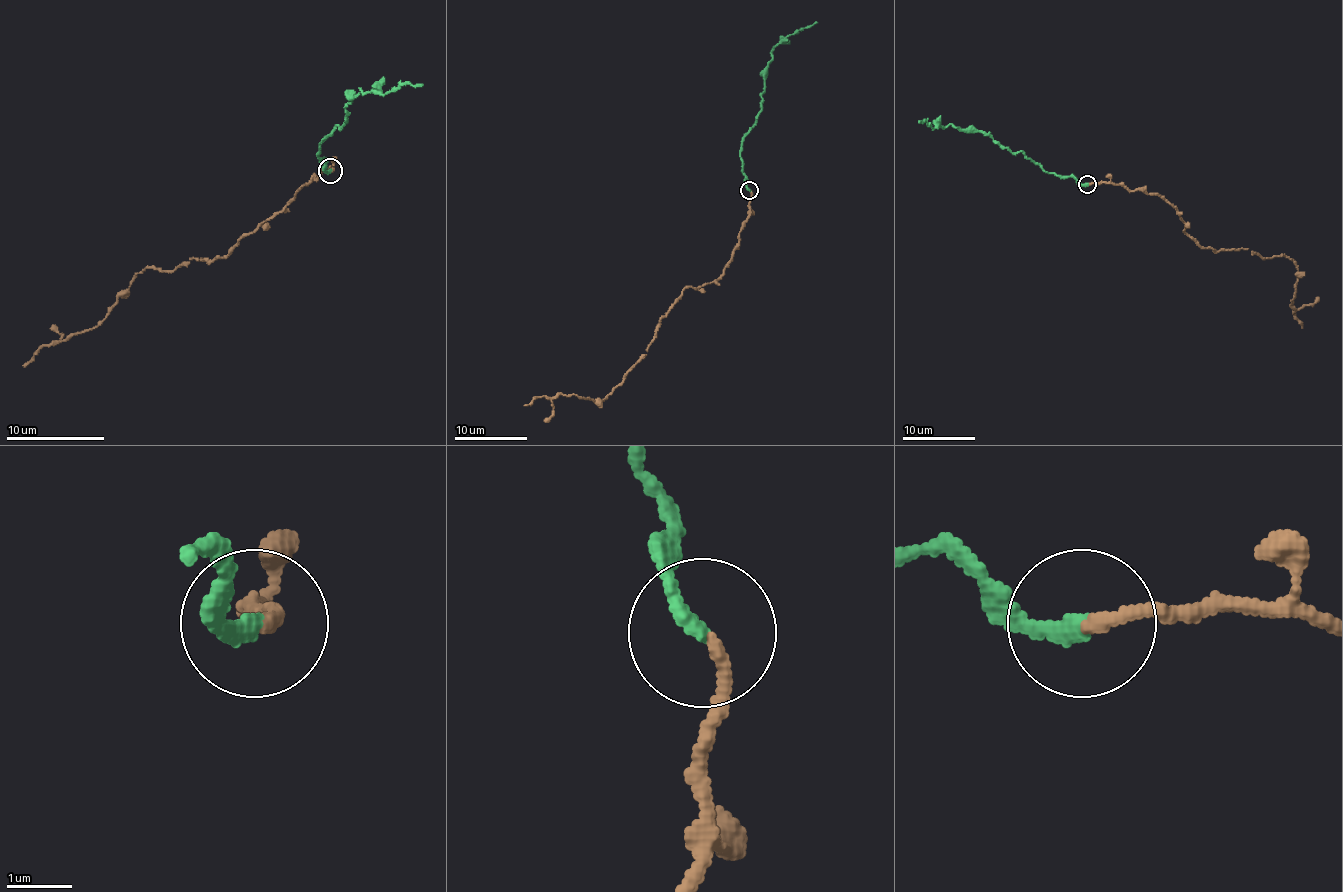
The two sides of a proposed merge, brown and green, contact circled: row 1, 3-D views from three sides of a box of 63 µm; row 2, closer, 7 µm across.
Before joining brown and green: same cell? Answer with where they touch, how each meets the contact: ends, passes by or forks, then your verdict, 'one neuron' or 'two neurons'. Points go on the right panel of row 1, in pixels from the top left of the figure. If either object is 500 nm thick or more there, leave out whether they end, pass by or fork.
place (1087, 184); brown ends; green ends; one neuron

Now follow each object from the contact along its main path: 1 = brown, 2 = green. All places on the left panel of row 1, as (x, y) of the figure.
1: (332, 170), (324, 170), (280, 212), (243, 234), (226, 256), (137, 273), (92, 328), (43, 345), (23, 367)
2: (329, 170), (317, 155), (322, 142), (342, 128), (352, 98), (361, 88), (374, 93), (423, 83)

